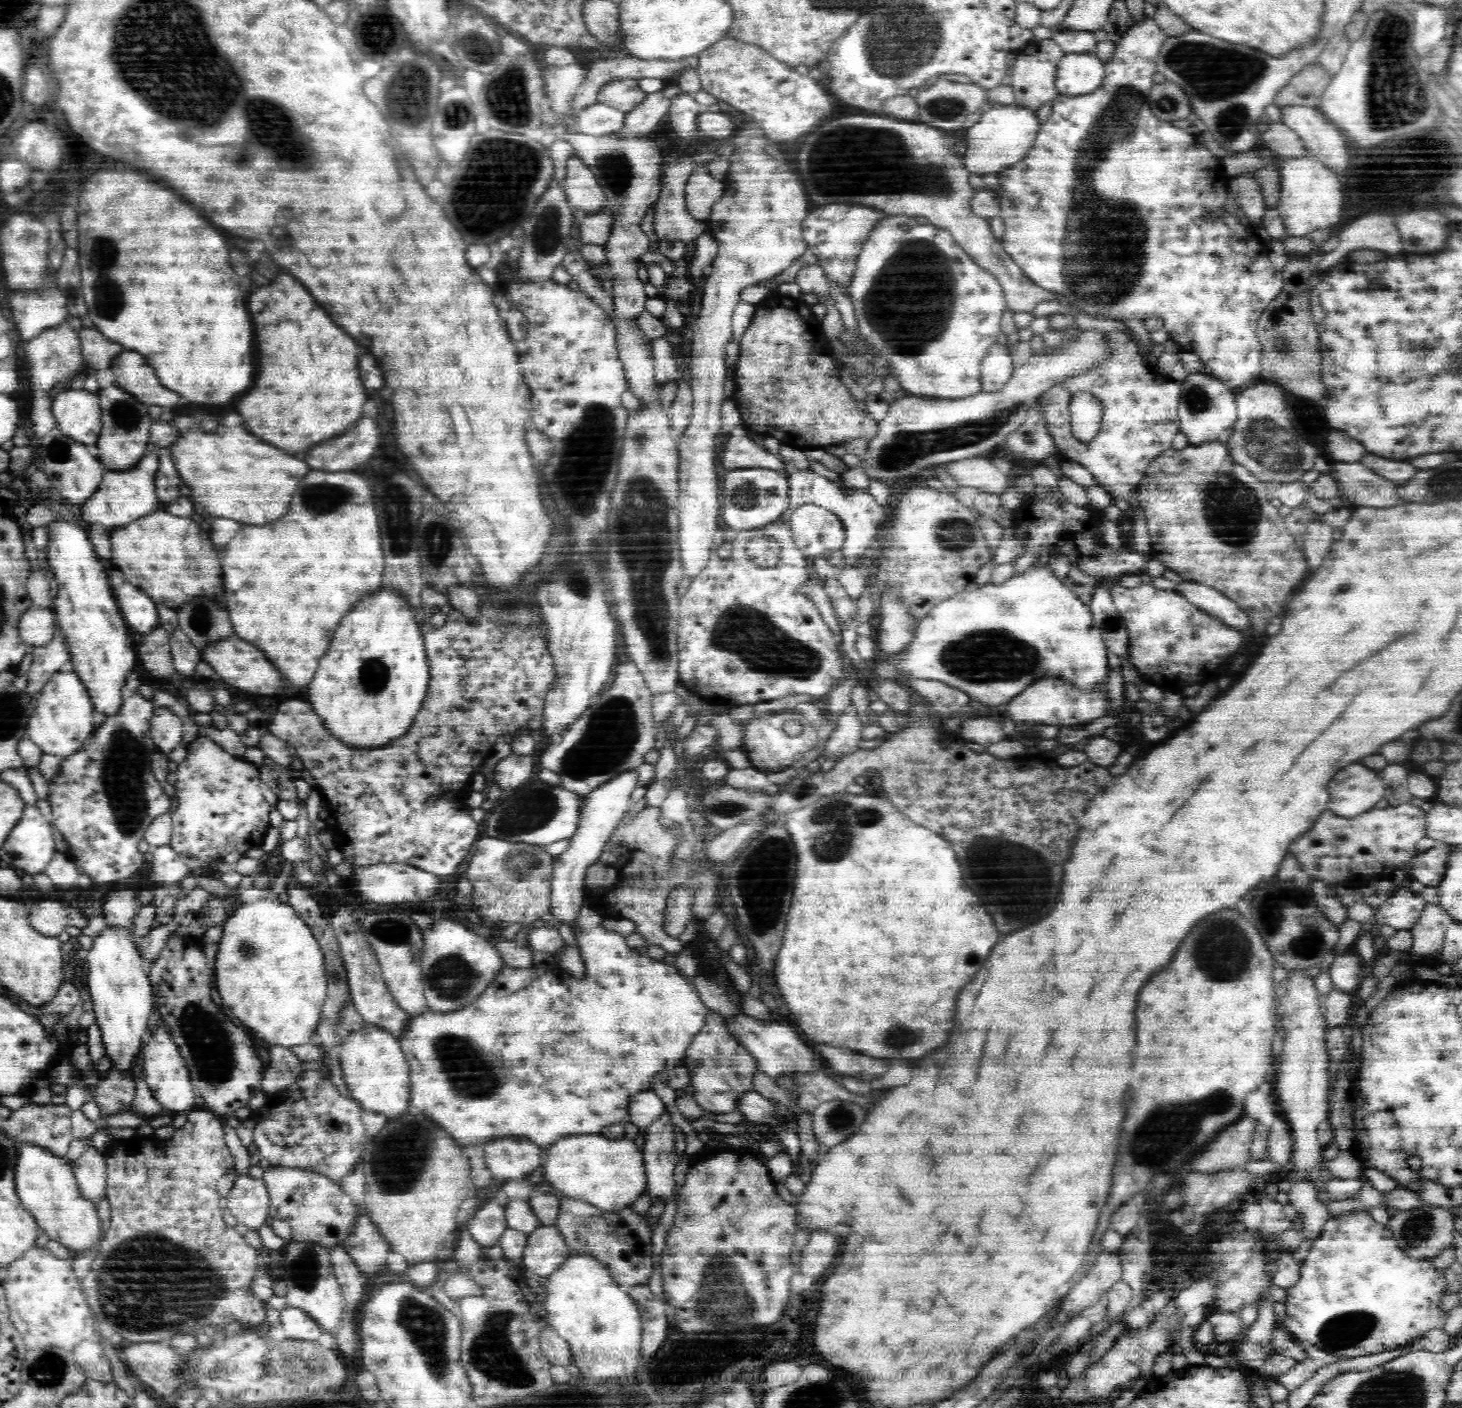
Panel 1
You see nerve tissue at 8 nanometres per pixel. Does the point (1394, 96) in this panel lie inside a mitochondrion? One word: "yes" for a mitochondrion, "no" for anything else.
yes

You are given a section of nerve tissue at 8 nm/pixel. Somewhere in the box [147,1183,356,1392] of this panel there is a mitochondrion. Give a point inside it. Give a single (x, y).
(304, 1267)

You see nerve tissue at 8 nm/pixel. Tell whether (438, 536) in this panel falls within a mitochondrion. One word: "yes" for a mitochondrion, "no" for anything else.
yes

